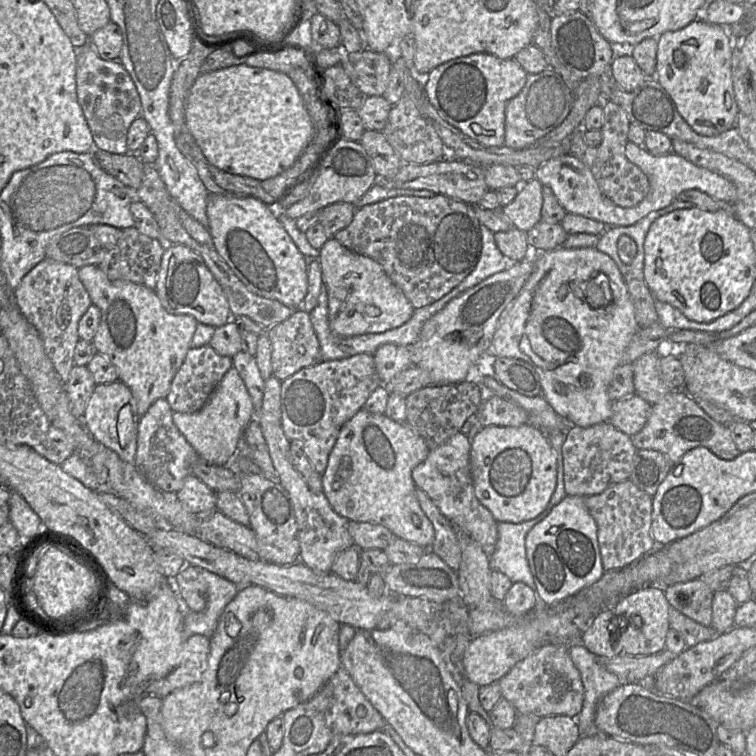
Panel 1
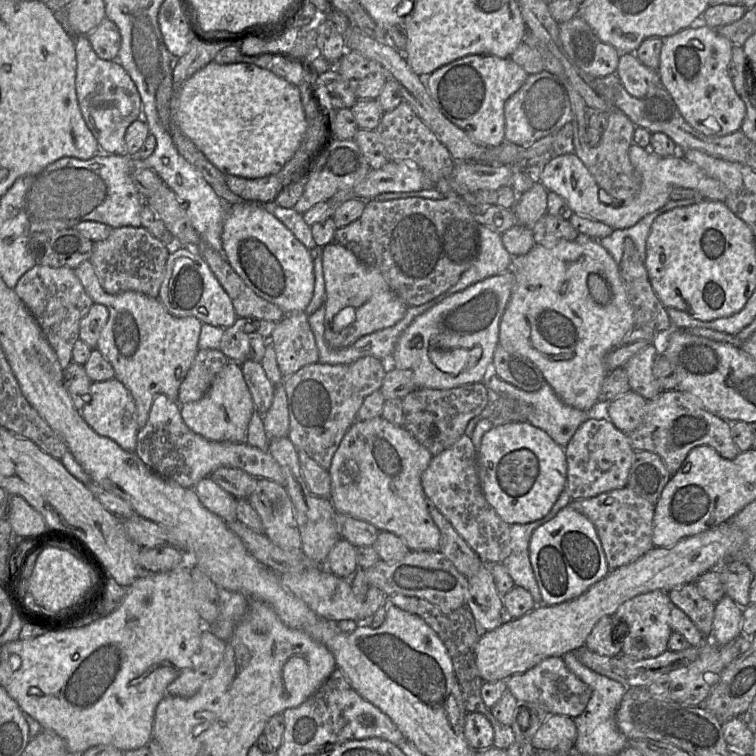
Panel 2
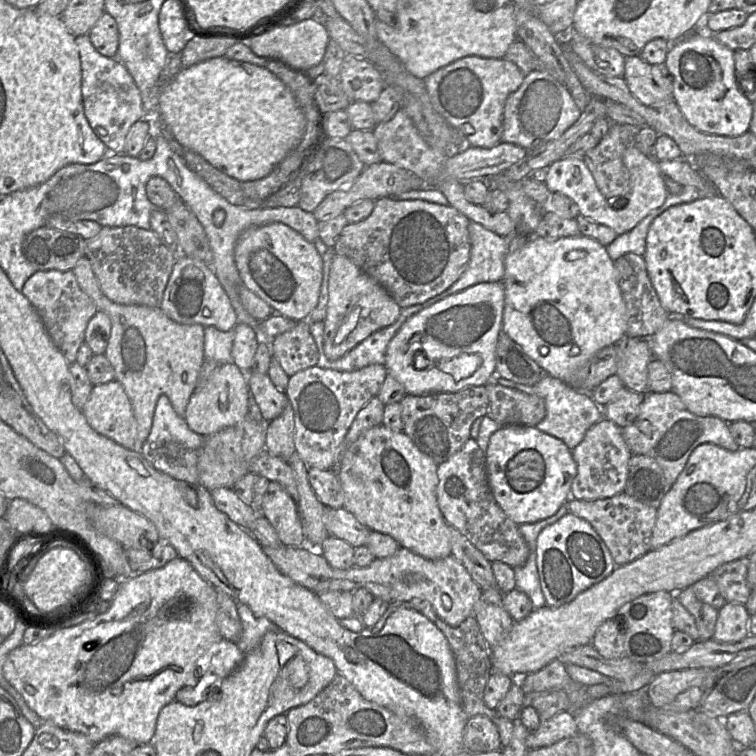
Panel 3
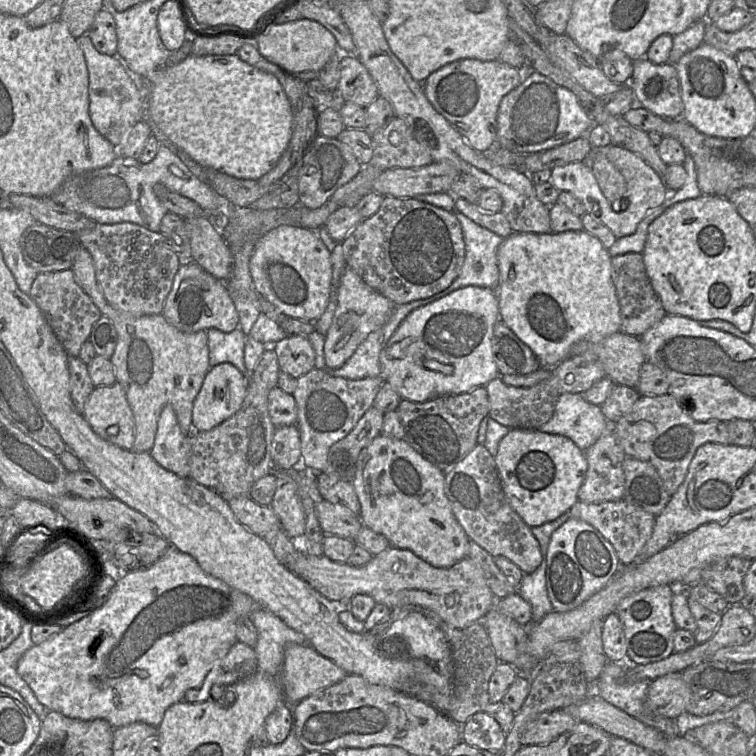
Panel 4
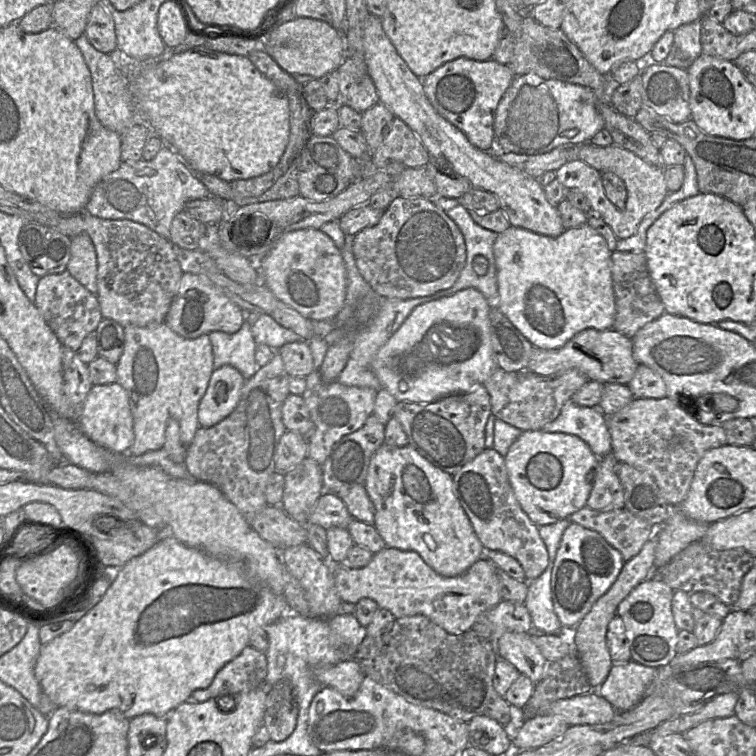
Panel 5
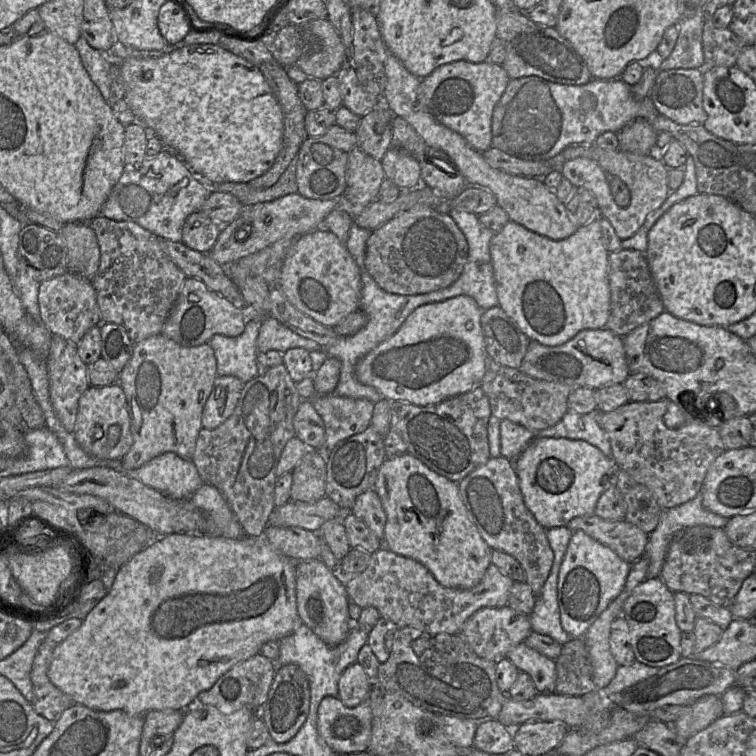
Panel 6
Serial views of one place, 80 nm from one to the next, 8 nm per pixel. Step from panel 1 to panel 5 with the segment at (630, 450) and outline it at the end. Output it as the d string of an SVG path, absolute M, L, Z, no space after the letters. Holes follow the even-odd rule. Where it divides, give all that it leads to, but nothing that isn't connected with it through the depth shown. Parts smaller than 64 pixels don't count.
M612 452L599 458L593 473L588 507L599 511L625 508L624 491L617 473L618 464Z

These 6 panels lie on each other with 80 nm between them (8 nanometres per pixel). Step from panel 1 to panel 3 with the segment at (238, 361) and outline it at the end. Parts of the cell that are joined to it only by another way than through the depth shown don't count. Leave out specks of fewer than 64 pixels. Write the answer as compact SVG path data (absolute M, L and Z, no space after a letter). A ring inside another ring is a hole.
M249 371L247 373L249 392L258 405L265 421L277 418L288 404L285 391L278 390L268 374Z

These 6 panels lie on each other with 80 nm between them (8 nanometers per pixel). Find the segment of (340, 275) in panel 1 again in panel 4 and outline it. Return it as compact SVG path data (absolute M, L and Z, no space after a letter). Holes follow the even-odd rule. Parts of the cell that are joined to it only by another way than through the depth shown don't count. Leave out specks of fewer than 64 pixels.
M346 267L337 290L337 307L331 326L325 335L324 359L326 366L336 369L343 366L357 347L373 331L390 318L395 304L368 286L351 268Z

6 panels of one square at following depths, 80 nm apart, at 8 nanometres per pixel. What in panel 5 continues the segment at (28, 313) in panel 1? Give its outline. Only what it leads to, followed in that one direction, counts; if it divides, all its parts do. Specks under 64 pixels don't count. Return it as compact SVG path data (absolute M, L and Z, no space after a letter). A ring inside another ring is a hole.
M67 270L39 279L34 304L61 344L75 352L79 350L84 338L94 332L103 319L97 296Z

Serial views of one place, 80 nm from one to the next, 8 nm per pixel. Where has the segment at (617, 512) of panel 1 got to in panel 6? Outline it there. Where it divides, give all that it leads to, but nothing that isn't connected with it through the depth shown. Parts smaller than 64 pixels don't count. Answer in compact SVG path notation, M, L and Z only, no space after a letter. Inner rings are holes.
M594 514L577 516L567 527L573 532L583 530L589 536L613 550L629 564L645 553L649 534L627 520L609 521Z

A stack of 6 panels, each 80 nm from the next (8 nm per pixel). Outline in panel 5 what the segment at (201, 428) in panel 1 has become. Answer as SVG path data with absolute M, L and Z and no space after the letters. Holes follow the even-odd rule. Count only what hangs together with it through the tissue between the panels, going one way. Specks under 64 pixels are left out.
M230 365L214 370L198 407L200 427L210 428L229 416L239 403L245 382L242 374Z

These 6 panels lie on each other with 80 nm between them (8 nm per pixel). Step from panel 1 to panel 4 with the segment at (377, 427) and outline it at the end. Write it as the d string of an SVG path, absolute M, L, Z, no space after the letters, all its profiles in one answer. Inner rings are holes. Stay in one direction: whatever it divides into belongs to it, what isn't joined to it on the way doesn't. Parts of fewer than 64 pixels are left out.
M381 434L364 448L352 480L360 502L359 518L364 526L385 536L395 548L408 549L437 568L449 568L467 558L470 539L453 514L445 494L445 474L418 453L405 439Z

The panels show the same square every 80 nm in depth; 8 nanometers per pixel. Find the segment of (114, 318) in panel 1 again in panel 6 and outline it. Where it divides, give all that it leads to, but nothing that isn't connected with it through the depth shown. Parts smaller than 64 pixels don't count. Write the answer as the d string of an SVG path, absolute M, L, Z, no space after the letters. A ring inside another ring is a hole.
M70 222L57 232L67 246L67 272L92 282L100 264L100 248L94 230L86 222ZM162 333L135 343L131 358L118 376L118 383L122 387L128 403L133 437L130 450L121 459L122 469L125 471L137 469L167 452L191 460L198 434L202 429L202 411L217 376L216 358L209 343L193 347L182 346Z

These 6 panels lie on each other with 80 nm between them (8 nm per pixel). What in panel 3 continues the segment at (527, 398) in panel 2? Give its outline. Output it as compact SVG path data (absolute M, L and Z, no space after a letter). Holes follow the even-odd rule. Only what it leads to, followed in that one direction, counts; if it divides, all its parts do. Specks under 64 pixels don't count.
M498 374L493 377L493 382L504 387L517 389L528 394L534 394L544 399L546 416L536 427L539 430L562 440L571 450L583 440L587 430L604 417L603 408L591 398L589 392L574 389L548 374L544 374L538 383L531 386L513 382Z

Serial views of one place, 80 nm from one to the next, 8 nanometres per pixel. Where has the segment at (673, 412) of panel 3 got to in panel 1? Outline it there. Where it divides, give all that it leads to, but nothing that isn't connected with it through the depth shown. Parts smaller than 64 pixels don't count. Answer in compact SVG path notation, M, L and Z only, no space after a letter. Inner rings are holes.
M672 390L660 401L651 405L648 420L643 429L632 436L638 450L652 449L663 453L672 464L676 464L689 450L706 447L717 457L733 460L740 452L733 438L731 427L711 418L685 390Z

